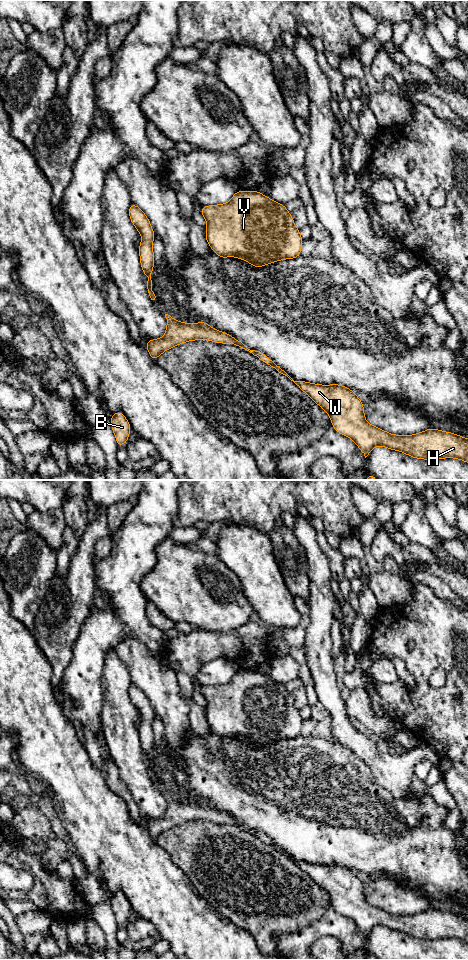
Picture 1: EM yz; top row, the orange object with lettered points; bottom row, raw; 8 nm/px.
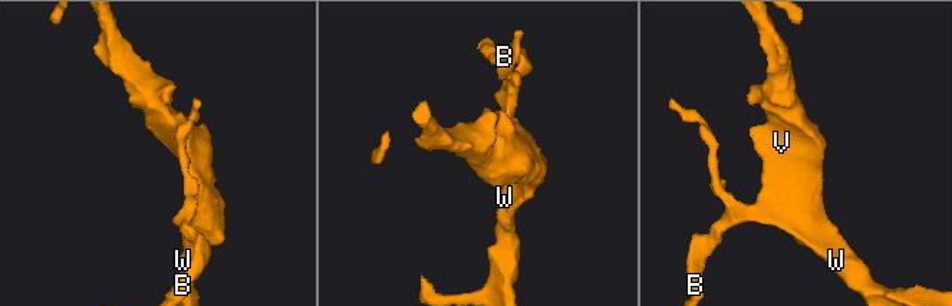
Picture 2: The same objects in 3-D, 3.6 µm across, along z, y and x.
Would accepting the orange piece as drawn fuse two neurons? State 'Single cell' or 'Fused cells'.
Single cell

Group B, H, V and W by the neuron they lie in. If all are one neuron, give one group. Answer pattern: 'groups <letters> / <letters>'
groups B H V W

